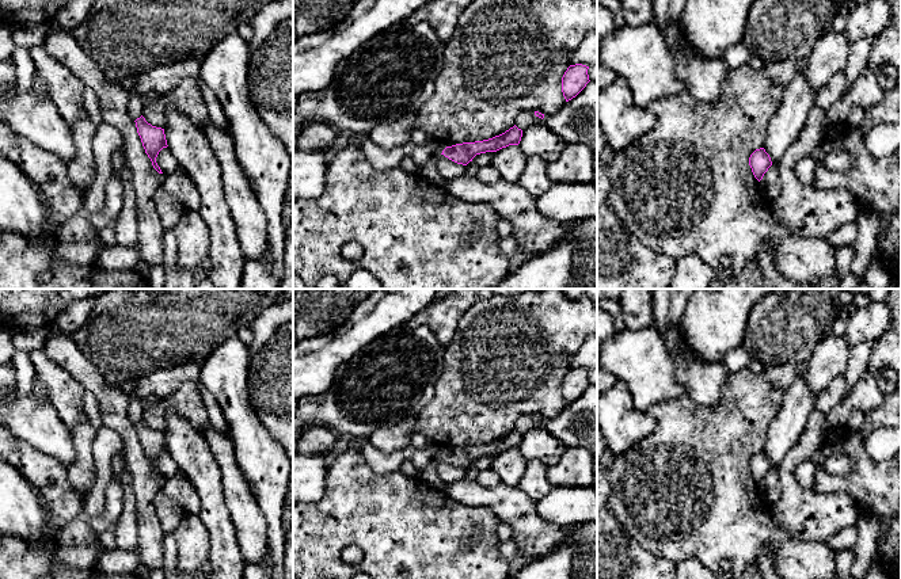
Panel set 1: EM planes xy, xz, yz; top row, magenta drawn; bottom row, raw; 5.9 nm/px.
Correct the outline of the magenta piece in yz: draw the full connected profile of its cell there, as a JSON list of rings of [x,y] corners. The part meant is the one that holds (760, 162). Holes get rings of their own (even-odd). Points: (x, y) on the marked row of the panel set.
[[[764,148],[756,149],[749,157],[749,165],[754,178],[760,182],[768,168],[772,165],[769,155]]]

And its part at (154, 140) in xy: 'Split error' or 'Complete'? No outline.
Complete

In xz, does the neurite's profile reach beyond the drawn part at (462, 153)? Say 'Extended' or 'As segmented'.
As segmented

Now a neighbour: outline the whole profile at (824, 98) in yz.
[[[844,71],[836,73],[830,80],[816,94],[816,106],[825,111],[845,94],[847,76]]]

